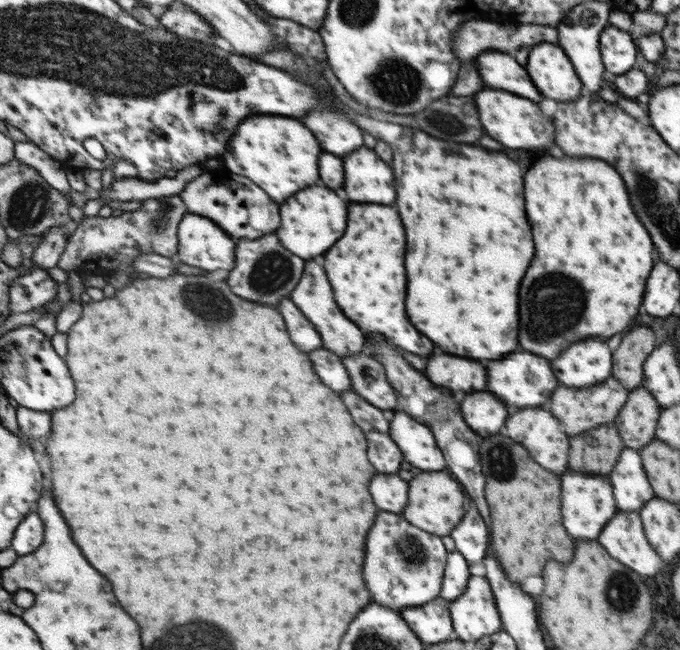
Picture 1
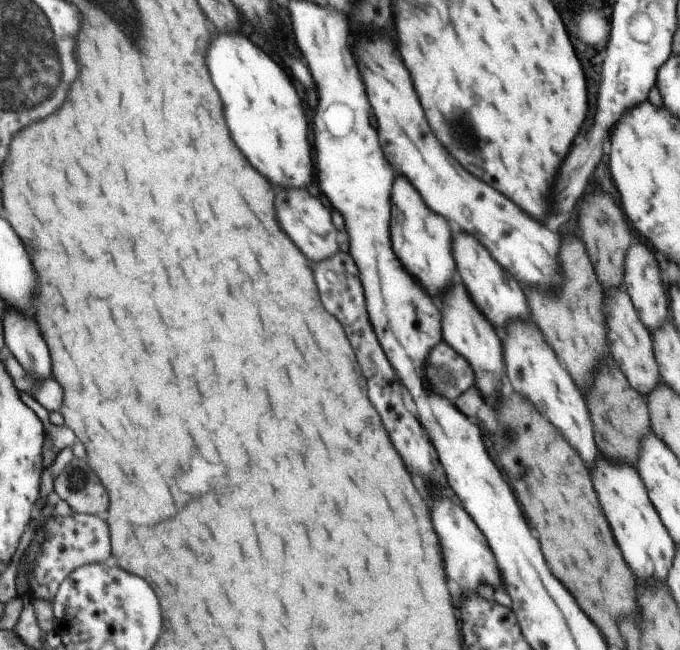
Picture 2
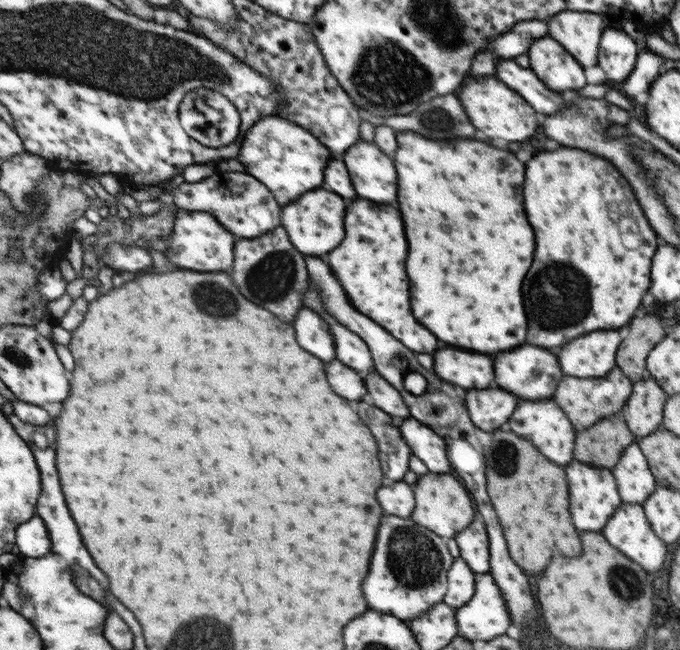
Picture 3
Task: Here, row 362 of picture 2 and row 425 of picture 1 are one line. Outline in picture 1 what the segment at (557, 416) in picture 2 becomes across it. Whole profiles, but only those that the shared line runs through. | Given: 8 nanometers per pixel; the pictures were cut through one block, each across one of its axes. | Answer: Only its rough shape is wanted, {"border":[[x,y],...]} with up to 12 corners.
{"border":[[514,410],[501,434],[563,474],[567,440],[548,410]]}

